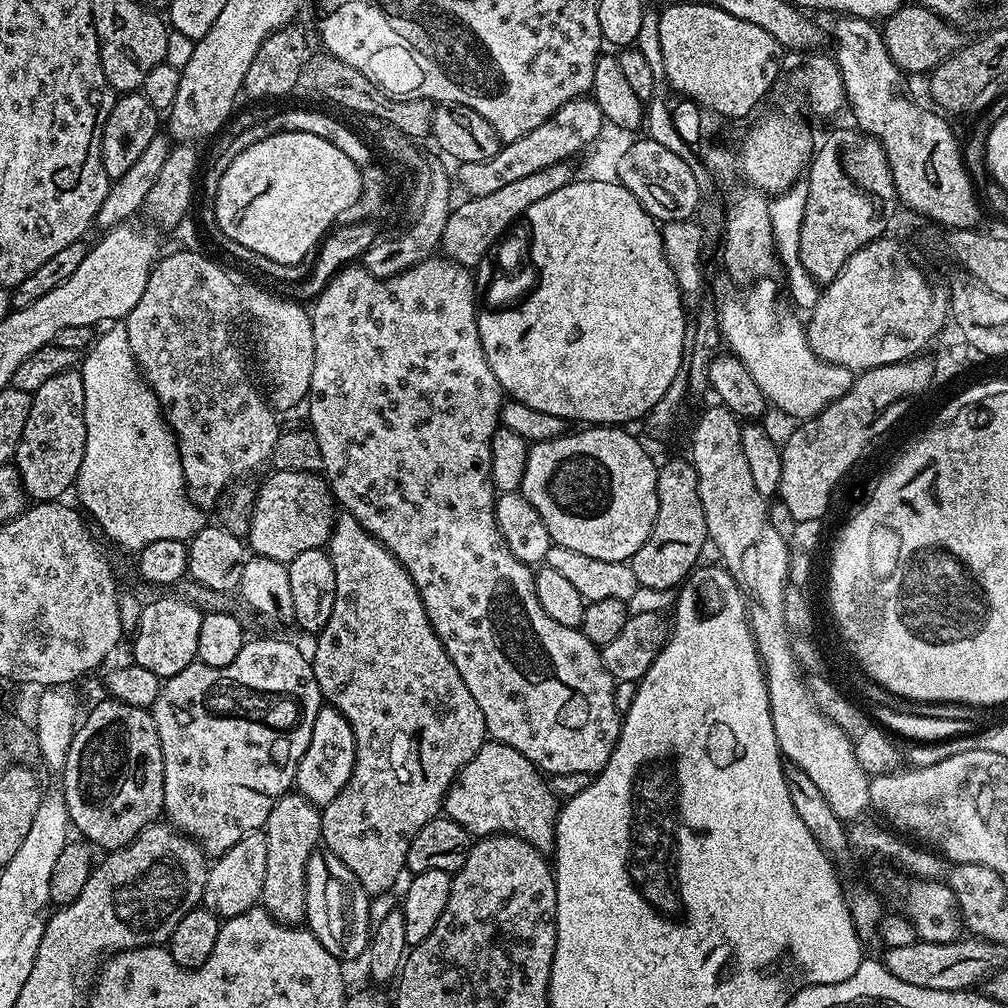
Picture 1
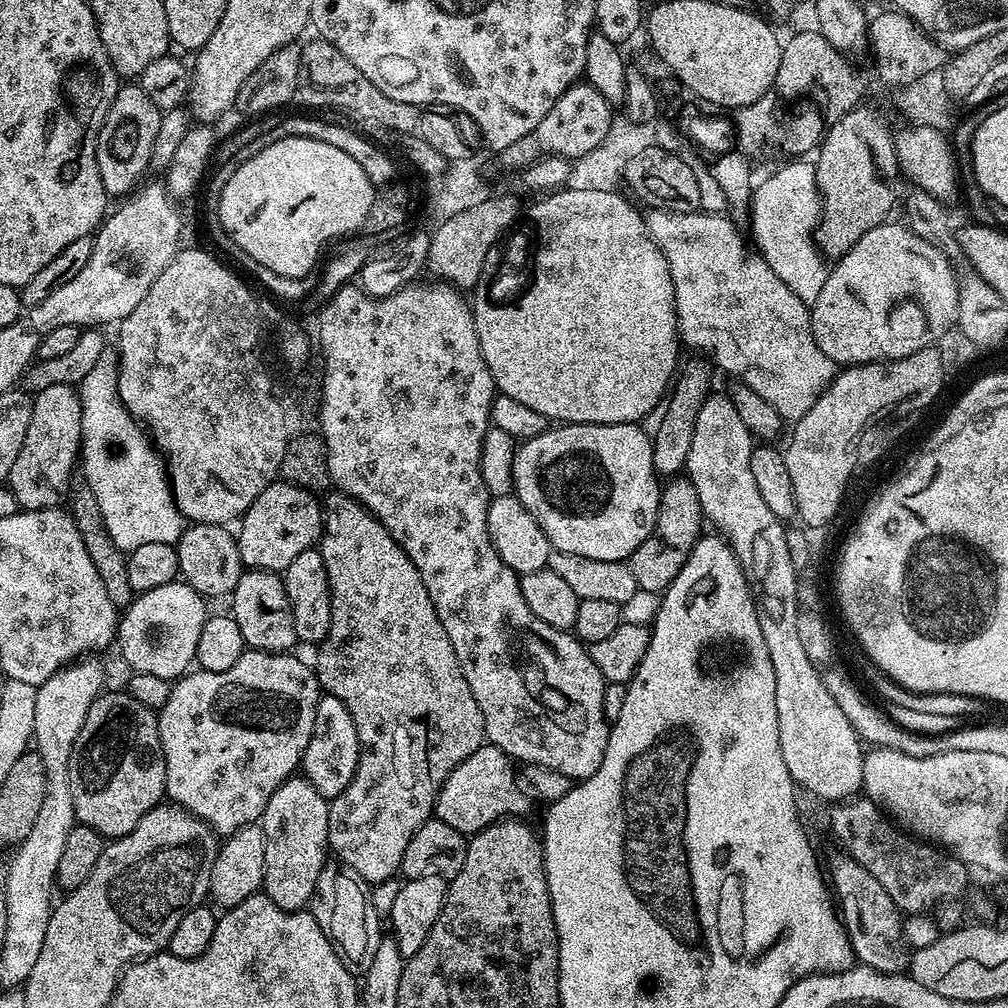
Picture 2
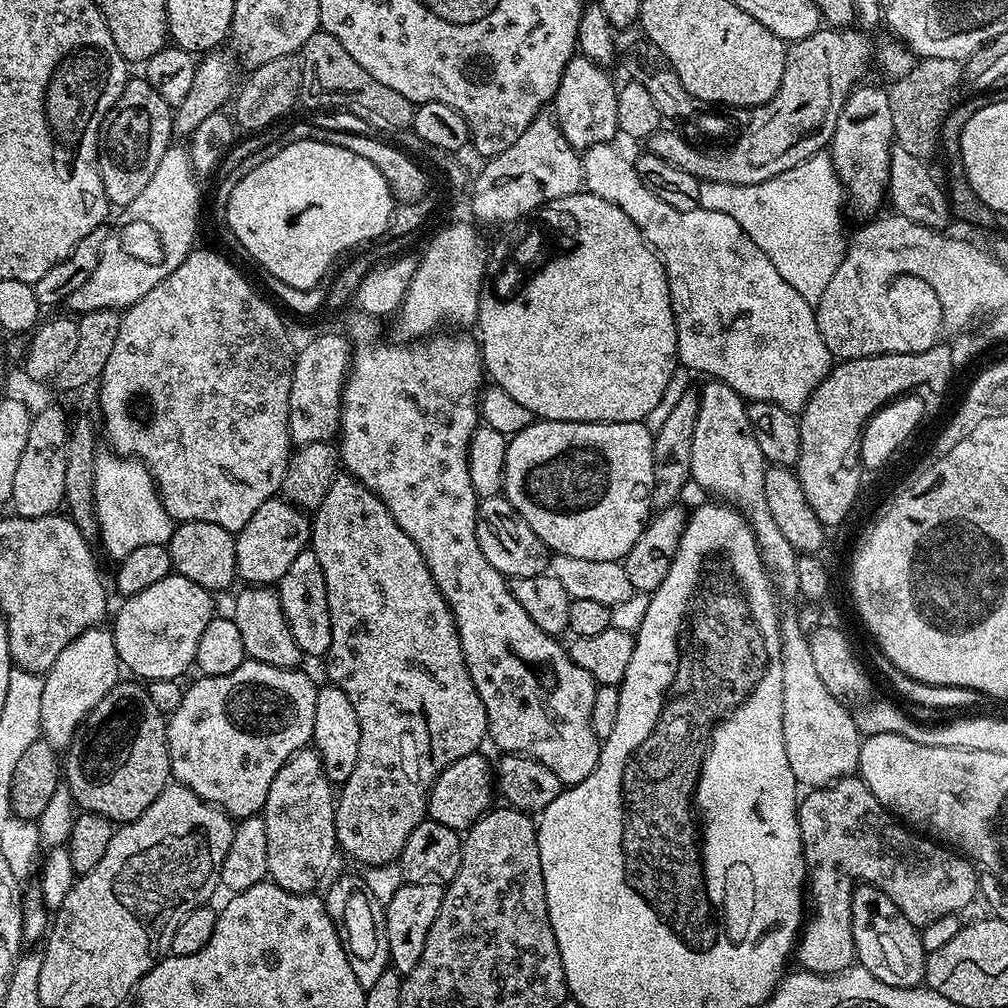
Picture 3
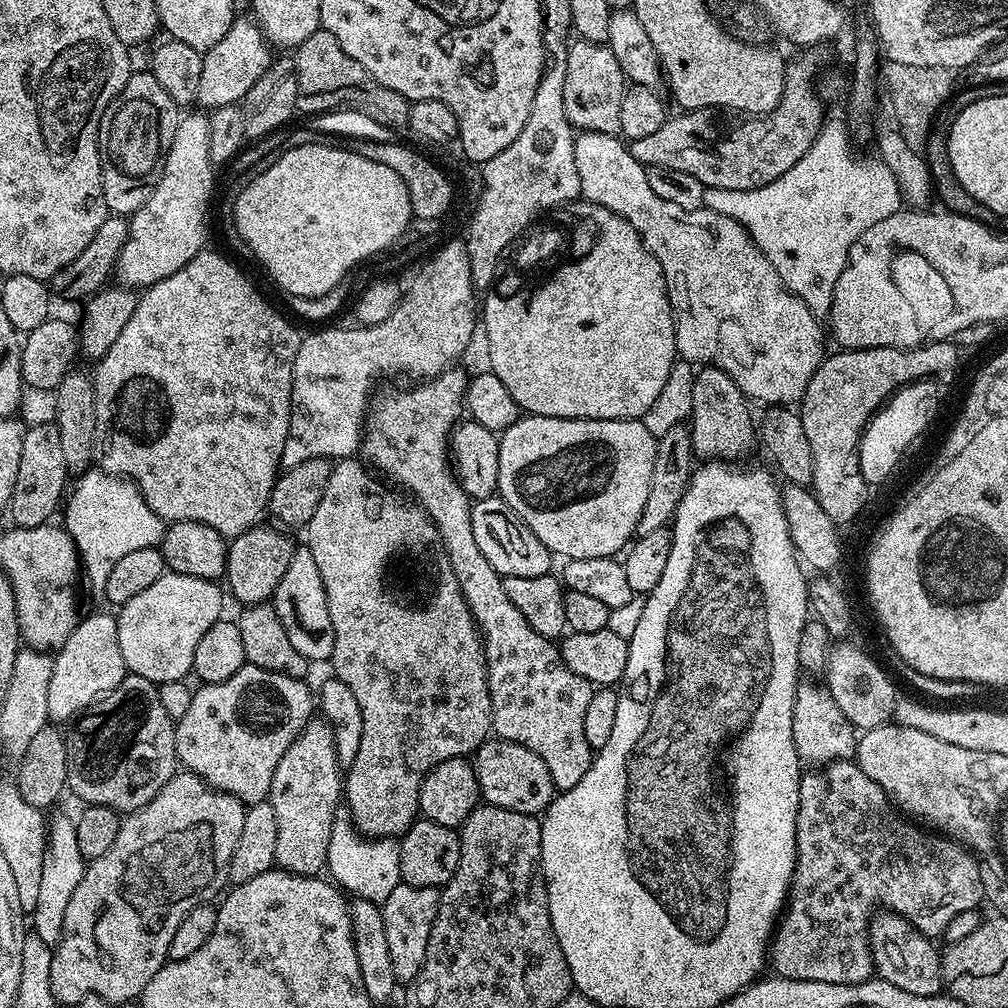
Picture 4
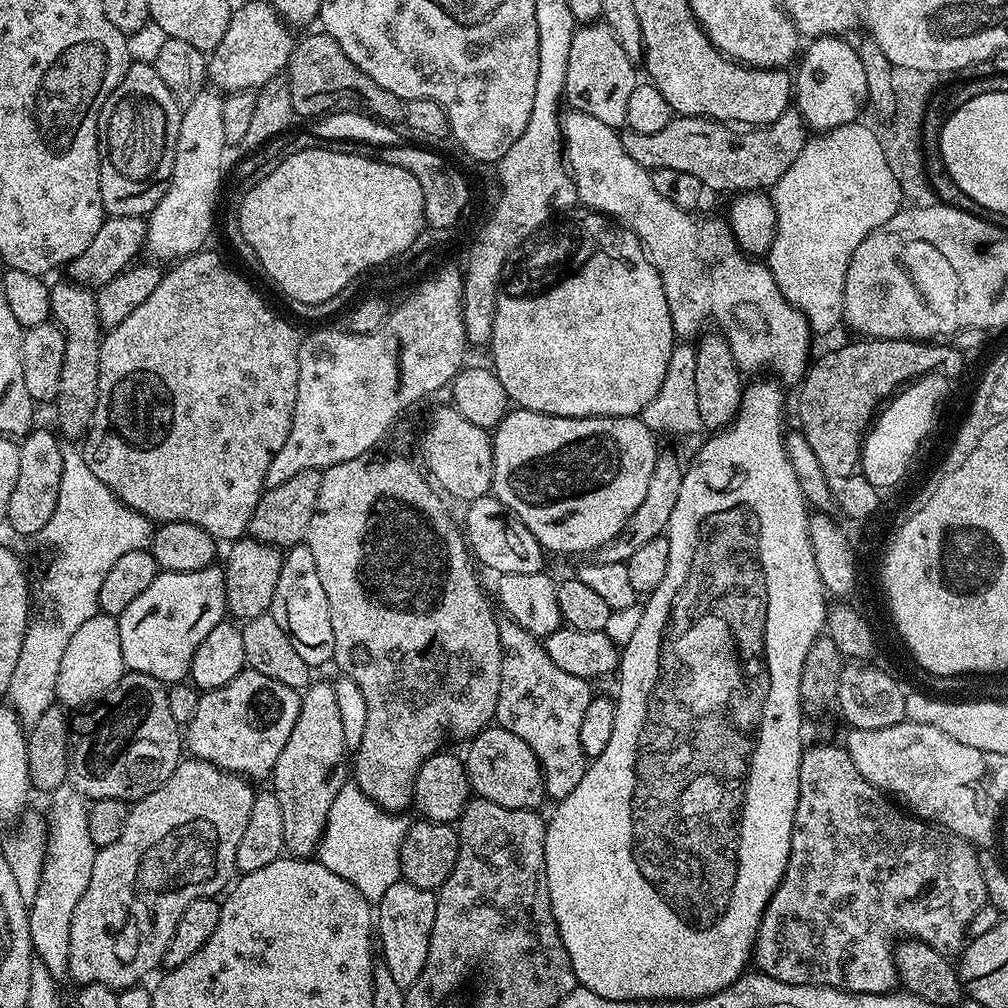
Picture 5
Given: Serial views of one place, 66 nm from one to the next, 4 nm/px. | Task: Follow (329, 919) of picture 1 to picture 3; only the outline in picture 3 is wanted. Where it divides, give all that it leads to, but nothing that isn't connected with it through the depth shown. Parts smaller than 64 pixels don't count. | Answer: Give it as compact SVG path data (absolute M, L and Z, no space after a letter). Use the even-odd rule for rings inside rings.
M359 875L344 876L341 880L334 881L328 896L323 897L323 902L328 908L330 918L335 920L342 933L344 947L351 957L350 970L354 970L354 978L358 978L364 989L374 986L374 982L378 982L378 978L382 978L382 974L390 968L390 942L386 938L385 905L381 904L378 898L374 898L374 894Z

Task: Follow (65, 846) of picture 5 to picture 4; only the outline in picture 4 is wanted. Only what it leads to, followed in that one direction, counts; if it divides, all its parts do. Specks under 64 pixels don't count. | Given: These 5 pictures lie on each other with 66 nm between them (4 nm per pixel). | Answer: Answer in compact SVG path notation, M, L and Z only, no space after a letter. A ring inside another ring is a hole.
M60 812L50 820L48 829L48 845L42 858L42 882L38 893L38 906L30 914L30 924L34 927L34 934L42 938L49 946L56 945L62 934L62 922L66 918L66 906L74 890L78 890L78 882L82 882L82 874L86 861L82 850L78 850L78 834L76 833L75 819L66 813Z

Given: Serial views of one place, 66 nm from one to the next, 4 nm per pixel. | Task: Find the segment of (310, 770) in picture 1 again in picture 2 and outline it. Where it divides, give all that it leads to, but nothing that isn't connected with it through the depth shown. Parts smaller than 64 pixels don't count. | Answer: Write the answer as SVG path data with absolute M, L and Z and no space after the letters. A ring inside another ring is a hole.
M327 694L321 695L314 714L314 730L304 751L302 761L304 779L330 802L335 796L342 794L346 786L350 786L359 757L358 730L354 726L354 718L350 718L350 710L346 710L346 706L338 698Z

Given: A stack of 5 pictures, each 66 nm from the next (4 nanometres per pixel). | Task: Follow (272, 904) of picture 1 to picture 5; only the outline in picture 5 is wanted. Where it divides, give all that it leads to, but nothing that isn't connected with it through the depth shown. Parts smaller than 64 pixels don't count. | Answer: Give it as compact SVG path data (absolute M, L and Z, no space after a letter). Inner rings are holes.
M319 680L303 689L298 722L294 722L294 730L290 730L290 738L286 738L286 746L282 746L270 777L271 791L276 793L282 810L284 846L287 855L297 858L311 857L319 849L330 806L334 806L338 790L342 790L350 776L350 750L342 734L338 702L332 684Z

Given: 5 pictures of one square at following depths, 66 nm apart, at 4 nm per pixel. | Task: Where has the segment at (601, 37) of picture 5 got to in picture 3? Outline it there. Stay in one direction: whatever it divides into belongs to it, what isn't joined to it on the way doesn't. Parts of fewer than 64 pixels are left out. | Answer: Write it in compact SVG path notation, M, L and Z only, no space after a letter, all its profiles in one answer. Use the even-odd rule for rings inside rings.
M577 54L562 74L562 82L558 86L554 101L554 115L556 125L562 130L566 142L570 142L574 149L583 150L599 144L612 144L620 132L616 97L618 84L604 72L607 71L601 65L587 56Z

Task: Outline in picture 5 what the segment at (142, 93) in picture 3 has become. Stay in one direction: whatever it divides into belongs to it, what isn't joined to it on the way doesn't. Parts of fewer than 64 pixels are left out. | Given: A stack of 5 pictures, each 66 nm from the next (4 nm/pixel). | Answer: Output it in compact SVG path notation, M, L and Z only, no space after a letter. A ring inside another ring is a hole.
M129 63L122 82L106 98L100 111L100 130L102 143L100 149L100 189L102 206L108 216L142 216L158 206L168 179L174 170L174 154L178 146L178 126L180 125L181 104L166 90L166 82L158 78L155 63Z

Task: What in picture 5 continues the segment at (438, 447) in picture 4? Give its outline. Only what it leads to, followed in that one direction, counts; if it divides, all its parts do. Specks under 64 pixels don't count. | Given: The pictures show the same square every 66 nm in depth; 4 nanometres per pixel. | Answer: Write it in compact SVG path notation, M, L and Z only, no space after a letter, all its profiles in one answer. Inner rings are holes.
M505 619L500 624L500 649L502 672L495 723L518 735L530 746L544 774L547 799L562 801L566 794L571 794L577 788L578 782L582 782L582 774L588 771L590 758L582 750L581 727L586 706L590 706L594 695L593 685L574 674L566 674L566 670L558 670L558 666L550 662L550 654L546 654L543 643L512 620Z

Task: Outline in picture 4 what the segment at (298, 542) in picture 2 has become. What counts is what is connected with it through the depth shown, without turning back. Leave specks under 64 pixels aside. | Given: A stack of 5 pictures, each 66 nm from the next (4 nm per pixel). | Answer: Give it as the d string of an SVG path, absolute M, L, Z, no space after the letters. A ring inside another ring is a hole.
M254 526L250 530L246 530L240 536L231 537L229 546L228 546L228 557L226 558L226 570L224 571L223 579L225 581L228 580L228 588L227 591L230 593L232 591L232 596L236 600L241 600L241 605L247 606L250 604L262 604L268 601L271 601L272 597L276 594L276 587L278 586L278 582L282 582L282 574L286 574L286 566L290 566L290 558L292 557L294 551L294 543L292 544L292 540L287 536L289 533L287 531L281 530L279 527L276 528L264 528L265 526Z

